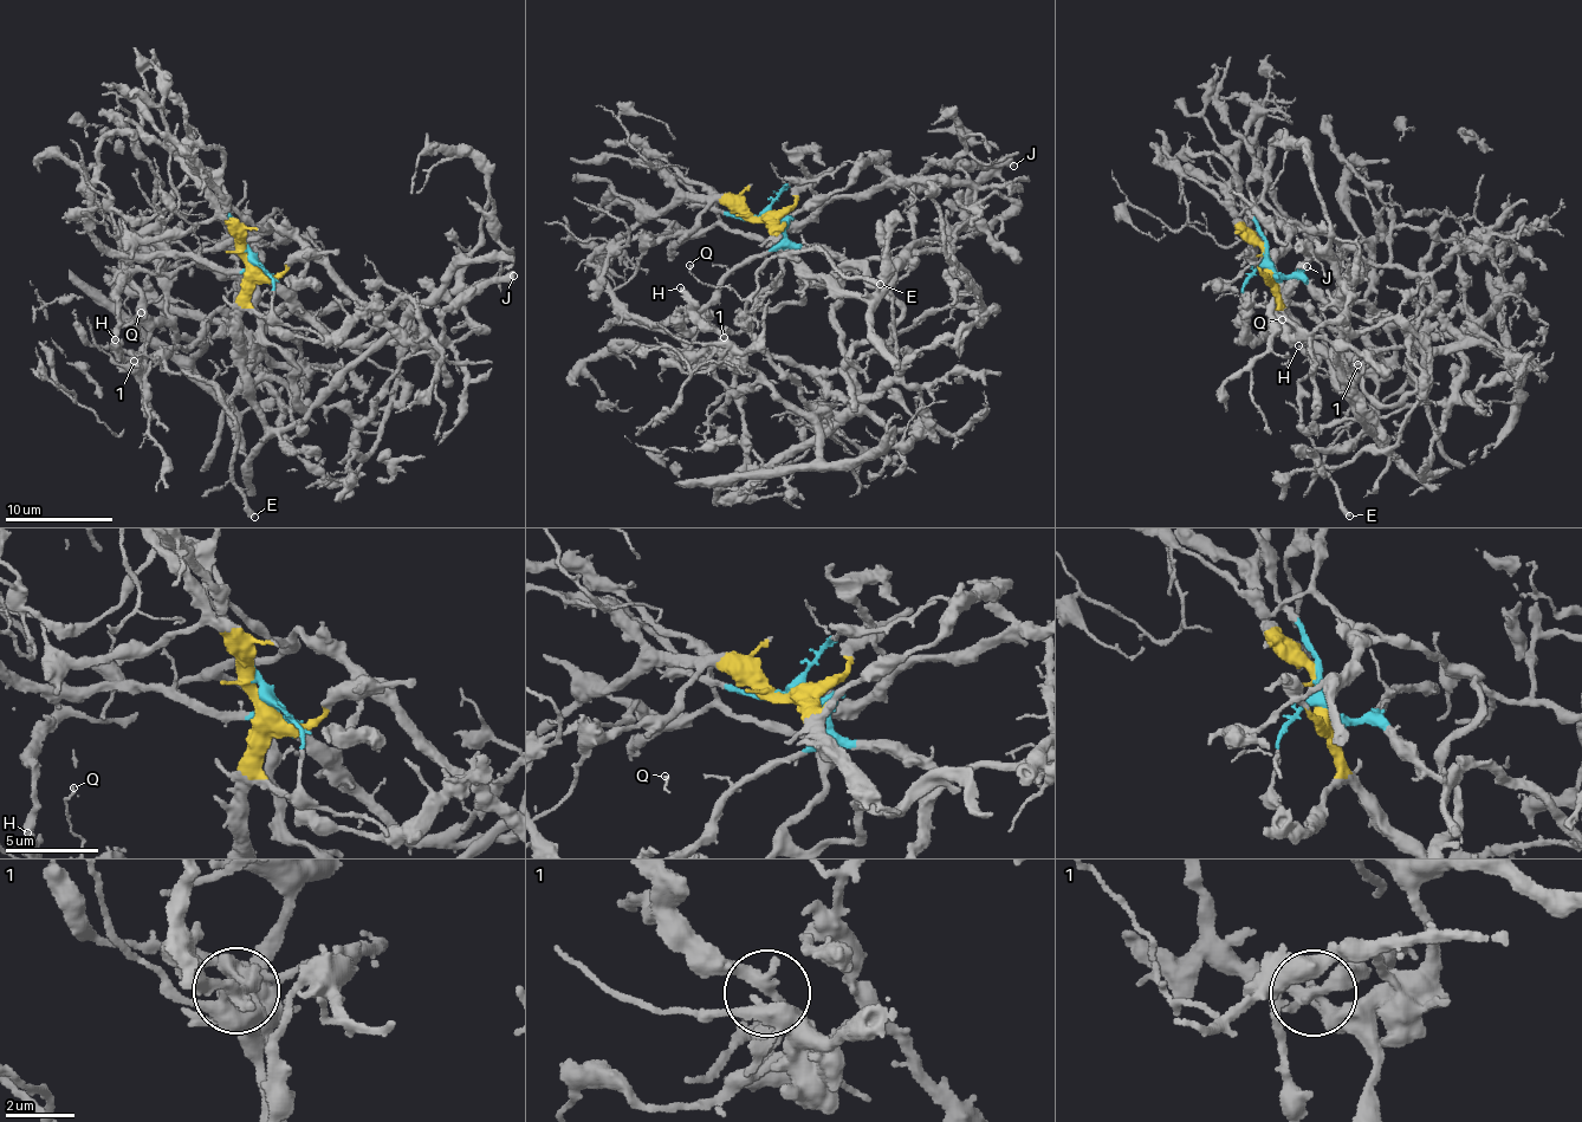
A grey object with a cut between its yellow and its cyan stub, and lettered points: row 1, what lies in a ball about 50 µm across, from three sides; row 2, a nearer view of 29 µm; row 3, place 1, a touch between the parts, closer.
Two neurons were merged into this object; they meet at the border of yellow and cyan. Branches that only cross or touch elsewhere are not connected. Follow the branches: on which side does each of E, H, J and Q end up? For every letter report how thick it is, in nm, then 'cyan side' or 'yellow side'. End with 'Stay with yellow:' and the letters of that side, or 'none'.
E: 400 nm | cyan side
H: 360 nm | cyan side
J: 550 nm | cyan side
Q: 120 nm | cyan side
Stay with yellow: none

